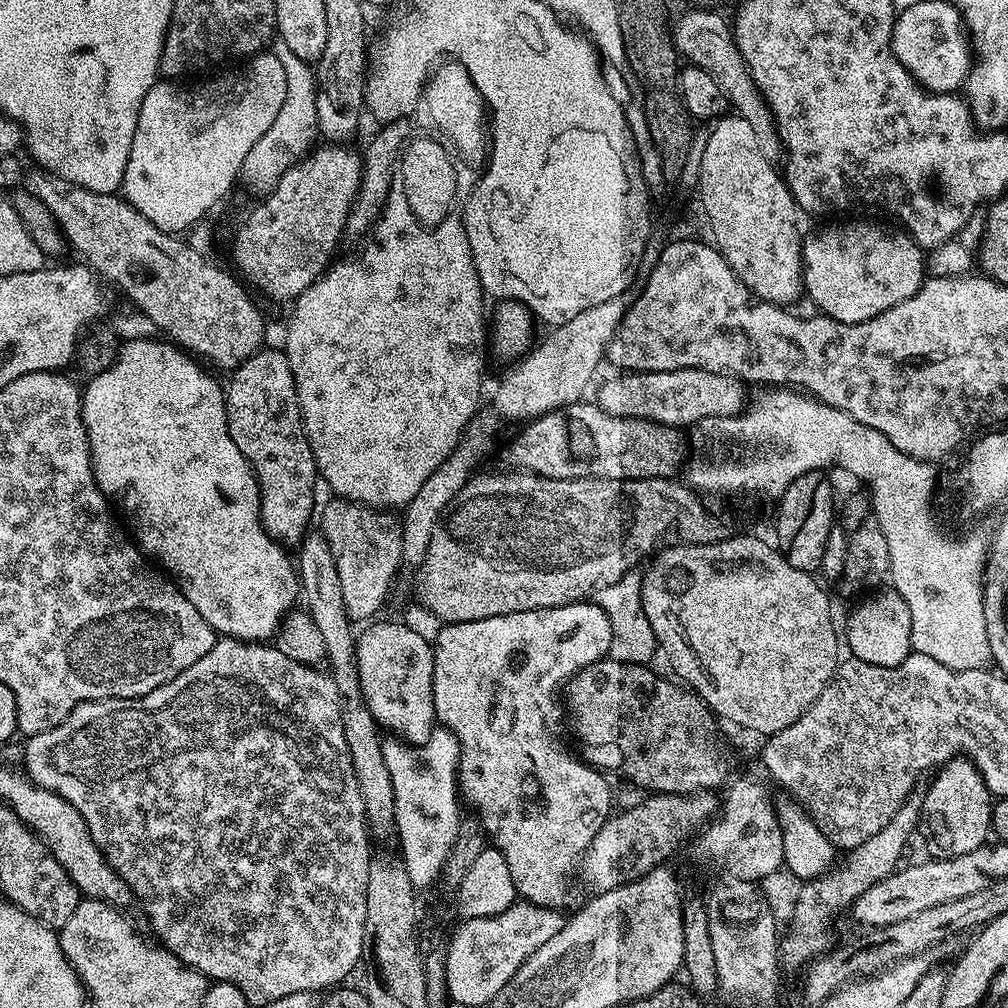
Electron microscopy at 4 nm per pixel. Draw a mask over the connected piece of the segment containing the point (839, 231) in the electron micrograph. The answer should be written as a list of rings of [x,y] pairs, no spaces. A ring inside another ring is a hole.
[[[824,228],[817,236],[803,241],[804,287],[817,313],[838,323],[864,323],[910,298],[926,279],[925,253],[907,234],[895,236],[880,228]]]

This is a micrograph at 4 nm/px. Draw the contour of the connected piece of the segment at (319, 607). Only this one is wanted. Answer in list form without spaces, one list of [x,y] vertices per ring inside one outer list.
[[[309,531],[308,535],[300,541],[298,551],[300,551],[300,561],[297,559],[294,564],[298,573],[298,592],[302,597],[302,604],[304,600],[305,606],[303,605],[303,607],[306,609],[306,613],[318,626],[319,633],[322,634],[326,657],[333,658],[339,654],[340,650],[346,647],[349,649],[354,638],[354,632],[352,636],[354,624],[346,614],[346,602],[342,602],[342,582],[338,582],[338,568],[334,566],[334,556],[330,554],[330,546],[326,542],[326,538],[319,531]]]

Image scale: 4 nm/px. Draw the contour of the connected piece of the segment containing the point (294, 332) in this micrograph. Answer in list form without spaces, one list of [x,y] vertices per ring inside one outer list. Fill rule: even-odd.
[[[397,182],[393,184],[392,189],[388,191],[388,200],[384,203],[384,209],[380,211],[379,216],[376,217],[375,224],[372,225],[370,231],[367,233],[366,239],[363,241],[363,243],[365,242],[364,249],[362,249],[353,260],[344,260],[341,264],[338,264],[338,262],[333,263],[320,279],[315,280],[301,296],[296,297],[294,303],[291,305],[291,308],[293,307],[292,317],[288,320],[288,333],[285,334],[284,345],[282,345],[284,357],[288,359],[288,365],[290,366],[292,377],[296,383],[296,397],[300,399],[300,412],[308,412],[308,424],[304,427],[304,432],[312,432],[310,446],[312,447],[312,453],[316,459],[316,471],[322,477],[323,483],[325,480],[325,482],[336,491],[333,493],[335,493],[339,499],[353,500],[356,504],[367,504],[369,508],[383,508],[385,510],[397,510],[396,508],[402,507],[403,504],[404,507],[411,505],[413,498],[418,494],[418,490],[422,490],[426,478],[430,478],[430,474],[434,474],[434,470],[440,468],[441,464],[447,460],[448,455],[451,454],[457,444],[460,443],[462,437],[465,435],[466,429],[469,427],[467,424],[471,422],[472,415],[475,414],[476,407],[480,404],[480,371],[484,368],[483,362],[480,361],[480,339],[482,339],[483,336],[485,339],[486,336],[486,312],[484,316],[485,297],[482,295],[478,274],[474,270],[470,242],[466,238],[466,234],[460,236],[460,232],[456,232],[456,228],[452,228],[452,223],[449,220],[444,223],[444,228],[440,228],[440,232],[420,232],[420,228],[416,228],[416,224],[412,224],[413,220],[415,220],[415,216],[411,213],[410,206],[407,205],[406,194],[403,192],[402,183]],[[304,388],[308,388],[308,392],[320,392],[320,396],[304,396]]]

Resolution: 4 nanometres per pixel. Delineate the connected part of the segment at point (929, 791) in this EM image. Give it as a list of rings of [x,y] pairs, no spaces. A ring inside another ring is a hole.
[[[957,758],[948,761],[932,778],[932,785],[927,786],[924,793],[918,827],[919,835],[924,835],[924,844],[928,847],[927,855],[937,860],[949,860],[958,854],[978,850],[989,839],[994,803],[984,777],[971,760]]]

